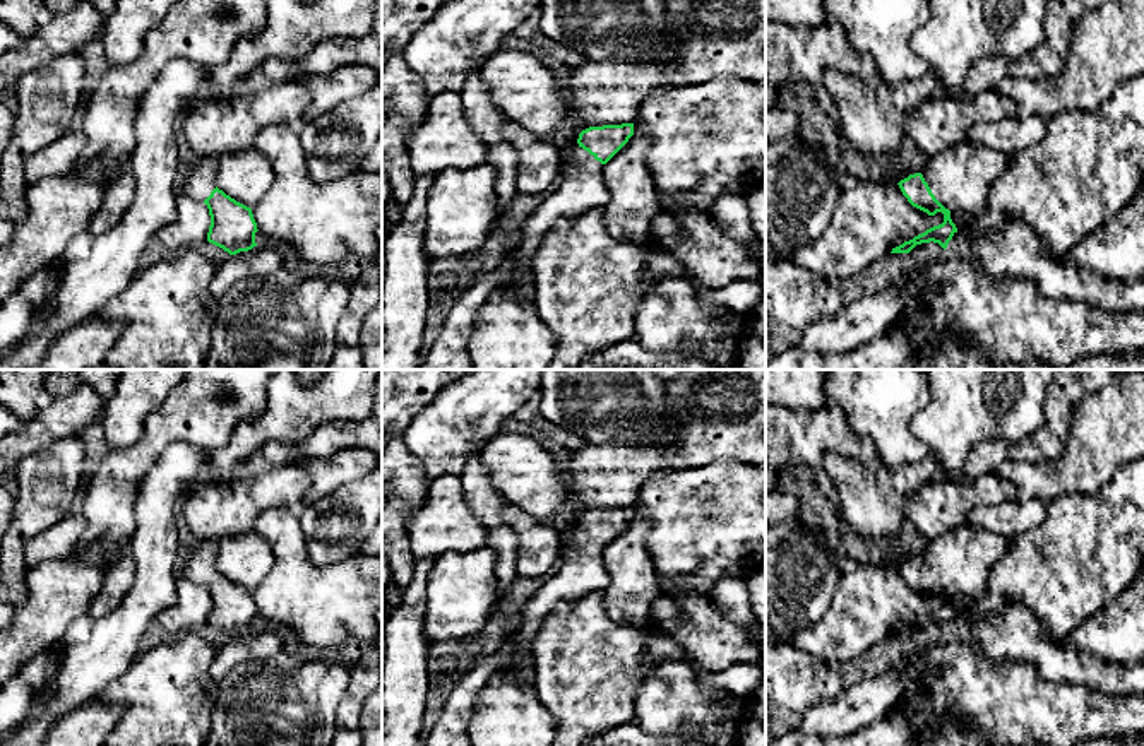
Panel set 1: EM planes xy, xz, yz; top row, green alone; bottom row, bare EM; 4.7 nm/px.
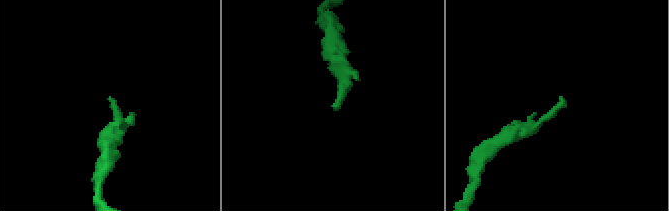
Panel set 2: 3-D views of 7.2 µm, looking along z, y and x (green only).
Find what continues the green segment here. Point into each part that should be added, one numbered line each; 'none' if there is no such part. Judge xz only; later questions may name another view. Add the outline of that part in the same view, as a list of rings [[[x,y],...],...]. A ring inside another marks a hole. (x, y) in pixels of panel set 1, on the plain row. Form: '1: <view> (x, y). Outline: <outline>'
1: xz (583, 570). Outline: [[[577,530],[574,539],[563,544],[558,573],[524,604],[517,628],[456,681],[421,746],[473,746],[469,727],[480,693],[502,671],[515,674],[524,688],[534,688],[533,643],[543,621],[560,602],[577,601],[608,583],[603,548]]]

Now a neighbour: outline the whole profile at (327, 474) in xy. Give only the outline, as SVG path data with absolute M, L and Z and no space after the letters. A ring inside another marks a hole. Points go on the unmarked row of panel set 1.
M344 448L331 457L300 460L312 477L303 505L315 503L339 488L363 479L380 462L378 453L365 448Z

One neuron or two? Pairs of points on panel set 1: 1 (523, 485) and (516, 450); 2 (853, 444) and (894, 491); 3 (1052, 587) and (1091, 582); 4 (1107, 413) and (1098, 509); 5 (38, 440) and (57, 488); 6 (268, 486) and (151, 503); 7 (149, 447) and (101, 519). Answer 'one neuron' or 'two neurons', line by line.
1: one neuron
2: two neurons
3: one neuron
4: two neurons
5: two neurons
6: two neurons
7: one neuron

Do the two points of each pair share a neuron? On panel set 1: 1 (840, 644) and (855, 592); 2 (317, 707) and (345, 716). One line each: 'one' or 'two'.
1: one
2: two

